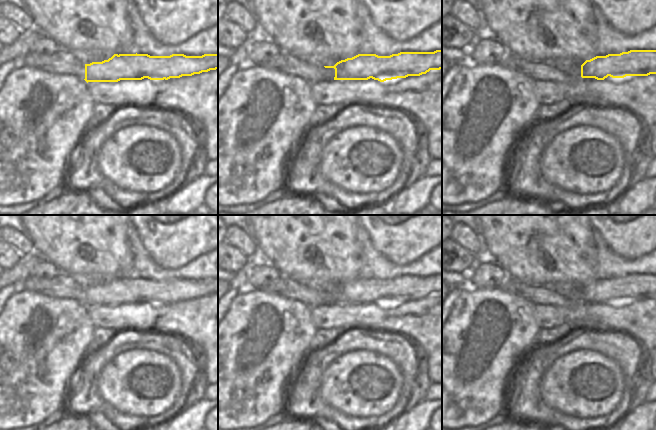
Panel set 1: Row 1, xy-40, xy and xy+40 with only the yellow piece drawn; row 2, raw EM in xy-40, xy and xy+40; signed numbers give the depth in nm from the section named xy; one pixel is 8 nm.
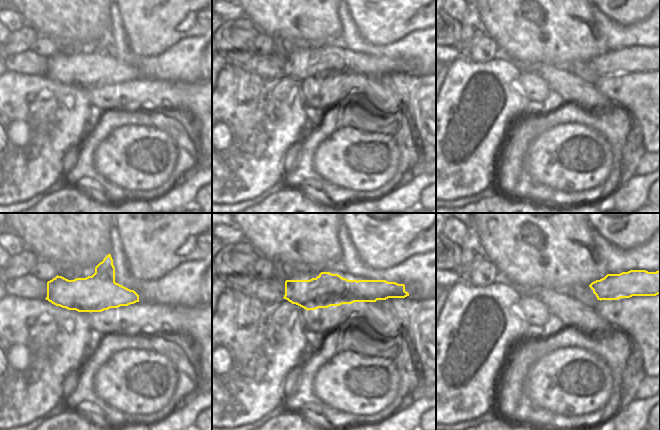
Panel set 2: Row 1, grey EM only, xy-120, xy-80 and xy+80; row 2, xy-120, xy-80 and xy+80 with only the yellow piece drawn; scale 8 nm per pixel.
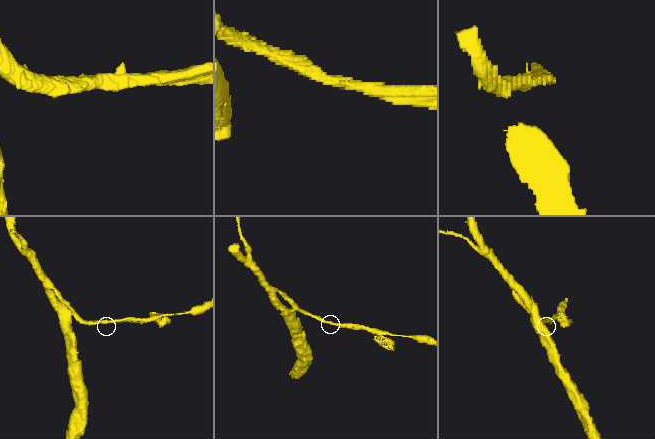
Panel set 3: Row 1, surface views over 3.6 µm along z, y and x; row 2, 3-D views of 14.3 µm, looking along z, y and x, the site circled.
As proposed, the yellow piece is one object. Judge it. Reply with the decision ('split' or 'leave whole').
leave whole

